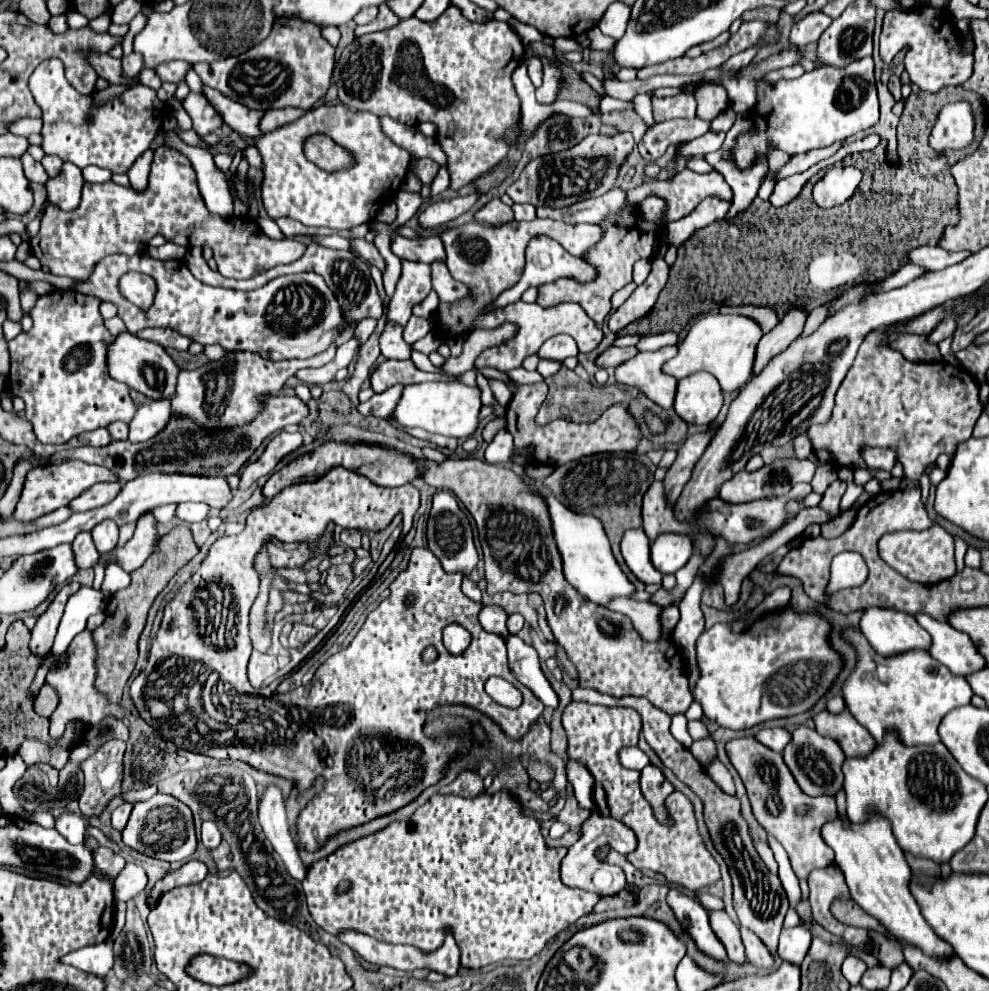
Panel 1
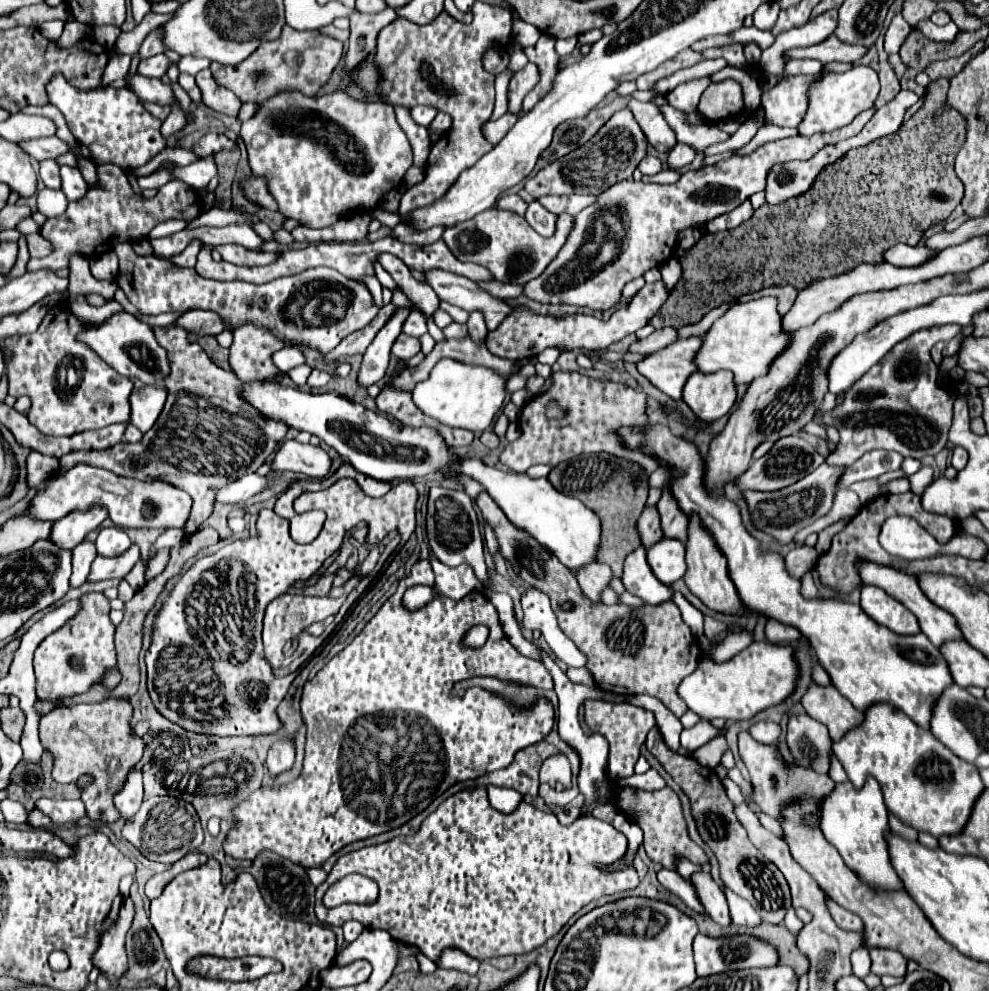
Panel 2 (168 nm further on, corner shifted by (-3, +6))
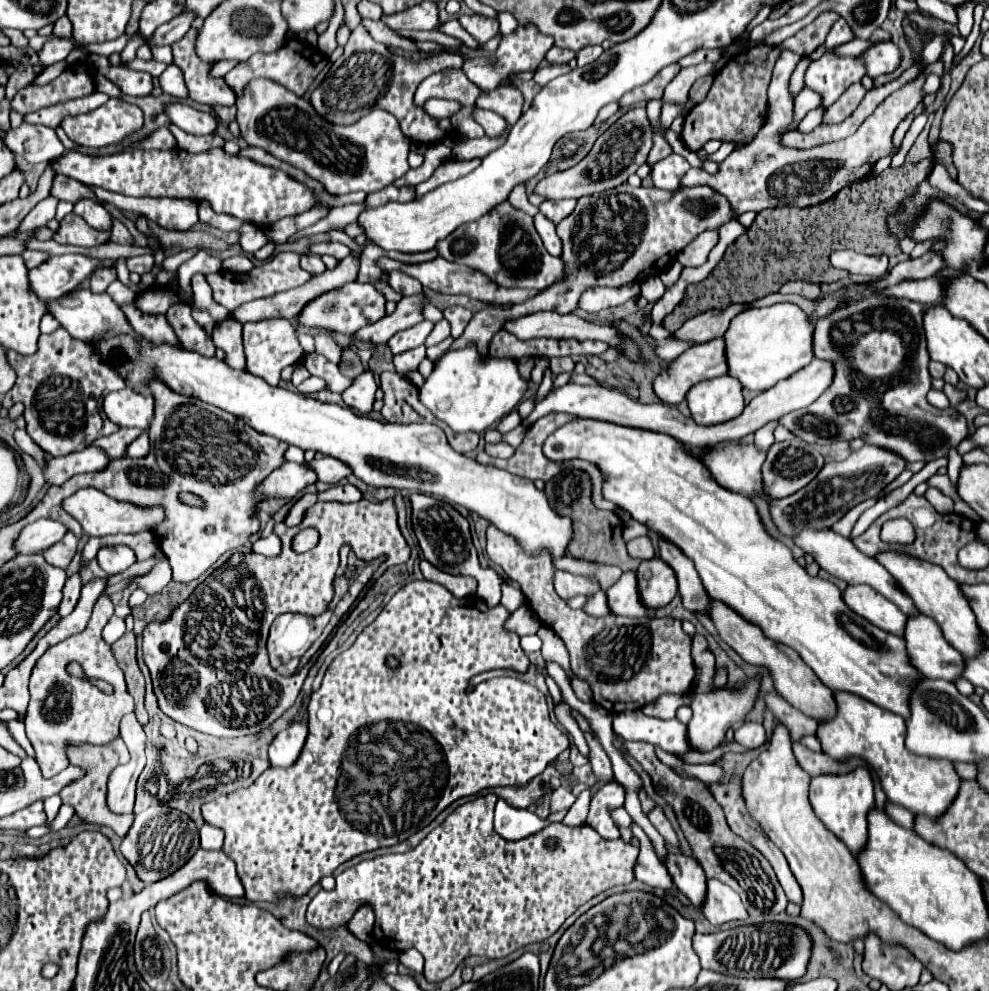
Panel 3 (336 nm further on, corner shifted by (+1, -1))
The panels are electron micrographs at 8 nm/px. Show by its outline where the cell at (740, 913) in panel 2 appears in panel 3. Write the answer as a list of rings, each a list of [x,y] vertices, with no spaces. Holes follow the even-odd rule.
[[[708,879],[706,885],[708,885],[706,899],[704,899],[700,911],[712,925],[722,925],[726,921],[748,917],[746,907],[742,905],[736,891],[732,891],[728,885],[724,885],[718,879]]]

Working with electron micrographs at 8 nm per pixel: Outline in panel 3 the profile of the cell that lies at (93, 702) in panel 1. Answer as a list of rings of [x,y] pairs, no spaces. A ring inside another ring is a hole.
[[[118,739],[116,743],[110,743],[108,747],[70,747],[68,757],[70,757],[72,765],[80,765],[86,771],[86,777],[80,779],[80,781],[70,783],[68,787],[64,787],[62,793],[60,793],[62,801],[72,805],[80,819],[84,819],[88,823],[96,823],[96,825],[108,825],[118,833],[118,837],[124,839],[128,829],[132,827],[134,814],[119,815],[112,813],[112,811],[108,811],[108,807],[104,803],[104,791],[106,791],[106,783],[108,783],[108,777],[110,777],[112,769],[128,761],[128,749],[124,747],[124,741]]]

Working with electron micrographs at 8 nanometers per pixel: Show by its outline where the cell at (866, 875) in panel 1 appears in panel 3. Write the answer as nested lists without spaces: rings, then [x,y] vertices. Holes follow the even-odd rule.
[[[856,767],[850,773],[844,775],[818,775],[812,777],[810,783],[810,803],[820,817],[820,821],[838,835],[856,857],[862,849],[862,845],[868,839],[868,821],[866,813],[874,805],[874,783],[870,777],[870,771],[866,767]]]

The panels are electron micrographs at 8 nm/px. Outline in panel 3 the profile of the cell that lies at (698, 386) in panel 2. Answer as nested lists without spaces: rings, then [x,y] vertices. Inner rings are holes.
[[[730,375],[698,383],[688,393],[688,407],[698,425],[718,425],[744,411],[742,385]]]

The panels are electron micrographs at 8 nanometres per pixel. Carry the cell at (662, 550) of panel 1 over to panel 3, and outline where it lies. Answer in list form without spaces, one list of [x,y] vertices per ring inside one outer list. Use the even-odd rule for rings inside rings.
[[[662,559],[642,561],[636,571],[636,577],[640,601],[652,611],[666,607],[678,593],[676,575],[674,571],[670,571],[668,565],[664,565]]]

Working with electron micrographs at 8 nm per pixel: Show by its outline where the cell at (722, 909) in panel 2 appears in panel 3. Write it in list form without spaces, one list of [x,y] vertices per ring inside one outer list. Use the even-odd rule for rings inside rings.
[[[668,853],[664,861],[674,885],[696,905],[700,907],[700,899],[704,899],[704,883],[706,875],[700,863],[694,857],[682,853]]]

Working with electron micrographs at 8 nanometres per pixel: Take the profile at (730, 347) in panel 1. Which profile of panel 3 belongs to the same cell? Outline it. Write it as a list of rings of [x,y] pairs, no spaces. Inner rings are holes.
[[[776,303],[770,307],[748,309],[740,313],[724,339],[728,343],[728,367],[742,387],[756,393],[774,387],[778,381],[792,377],[814,359],[812,349],[814,321],[794,303]]]

